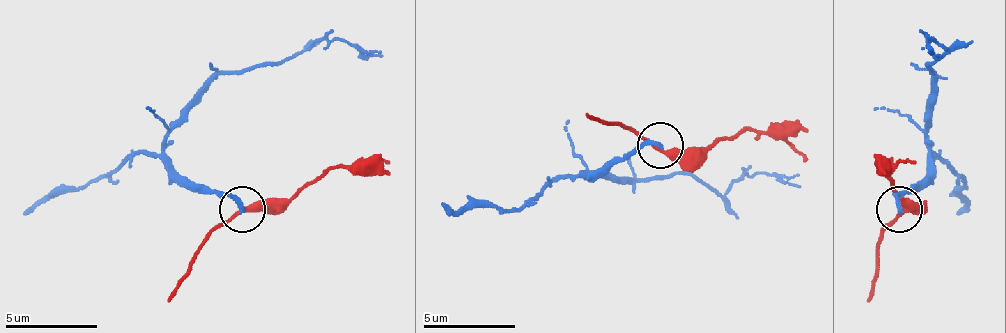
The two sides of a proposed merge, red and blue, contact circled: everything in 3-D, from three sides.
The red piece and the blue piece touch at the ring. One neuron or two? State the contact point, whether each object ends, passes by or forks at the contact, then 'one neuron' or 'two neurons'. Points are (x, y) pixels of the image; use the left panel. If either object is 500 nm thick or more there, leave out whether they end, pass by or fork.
place (242, 209); red passes by; blue ends; two neurons

